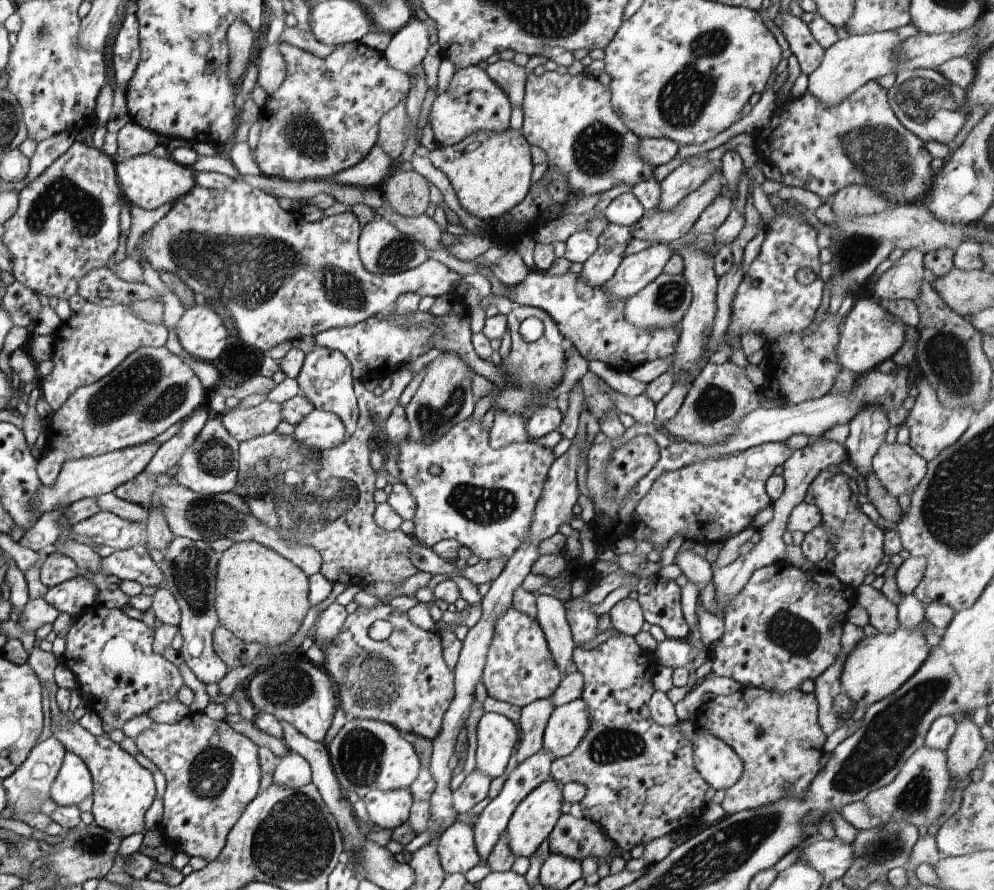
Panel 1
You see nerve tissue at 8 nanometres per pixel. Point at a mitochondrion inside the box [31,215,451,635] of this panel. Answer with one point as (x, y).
(247, 272)

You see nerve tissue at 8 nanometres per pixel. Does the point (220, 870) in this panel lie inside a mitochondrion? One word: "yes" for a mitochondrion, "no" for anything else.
no

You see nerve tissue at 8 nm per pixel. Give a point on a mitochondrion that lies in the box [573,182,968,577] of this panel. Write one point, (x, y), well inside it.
(852, 250)

